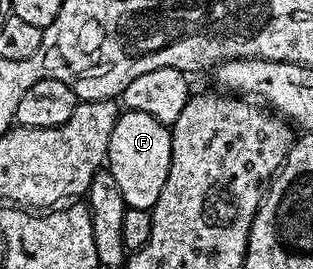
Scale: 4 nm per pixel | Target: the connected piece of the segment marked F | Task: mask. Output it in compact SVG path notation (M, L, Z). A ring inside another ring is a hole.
M123 110L112 129L112 141L108 141L106 163L116 177L116 185L120 185L120 193L124 193L127 207L150 211L160 197L160 189L164 189L164 181L168 181L168 169L172 161L172 141L170 127L156 121L156 117L148 117L148 113Z

